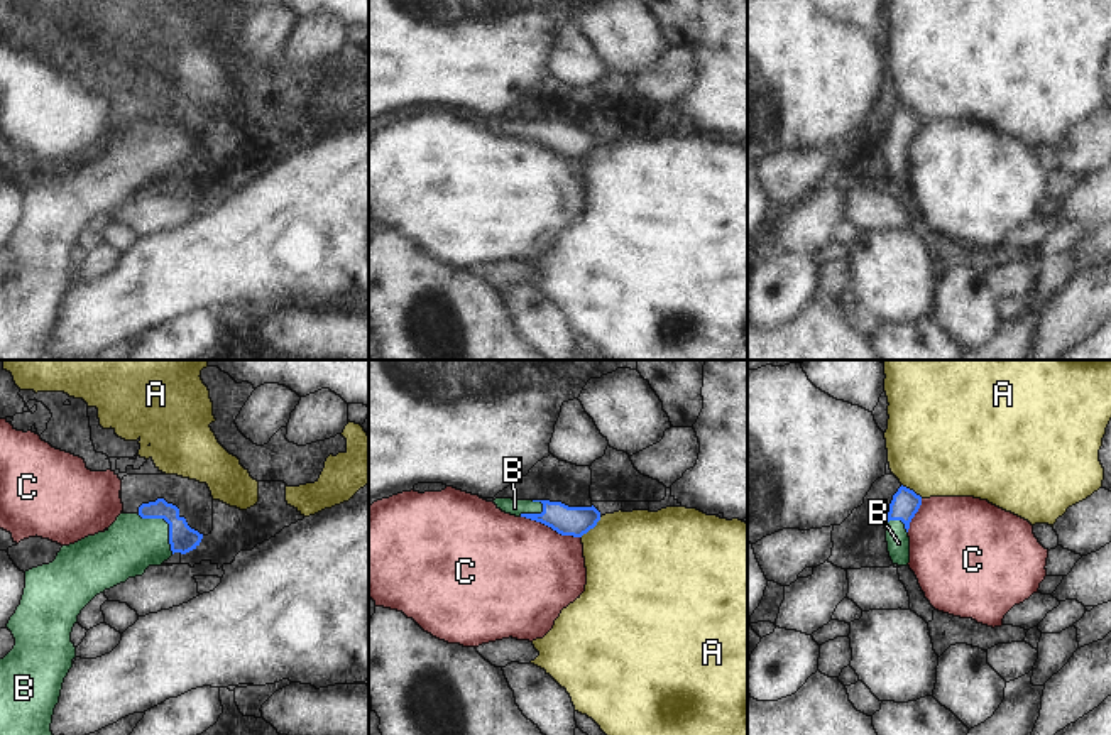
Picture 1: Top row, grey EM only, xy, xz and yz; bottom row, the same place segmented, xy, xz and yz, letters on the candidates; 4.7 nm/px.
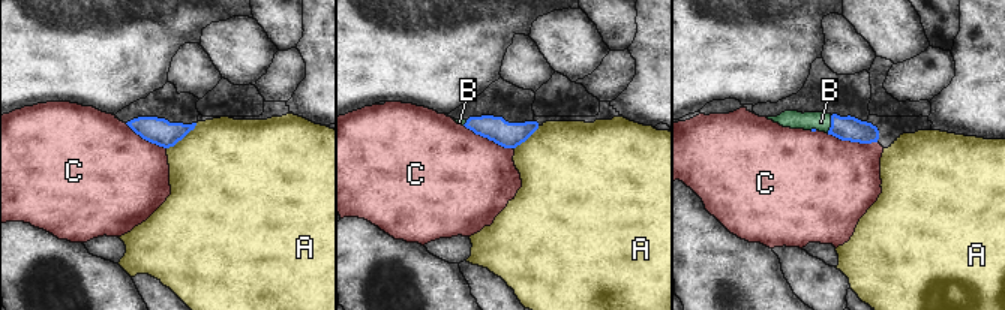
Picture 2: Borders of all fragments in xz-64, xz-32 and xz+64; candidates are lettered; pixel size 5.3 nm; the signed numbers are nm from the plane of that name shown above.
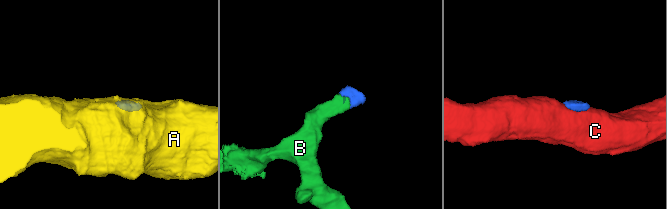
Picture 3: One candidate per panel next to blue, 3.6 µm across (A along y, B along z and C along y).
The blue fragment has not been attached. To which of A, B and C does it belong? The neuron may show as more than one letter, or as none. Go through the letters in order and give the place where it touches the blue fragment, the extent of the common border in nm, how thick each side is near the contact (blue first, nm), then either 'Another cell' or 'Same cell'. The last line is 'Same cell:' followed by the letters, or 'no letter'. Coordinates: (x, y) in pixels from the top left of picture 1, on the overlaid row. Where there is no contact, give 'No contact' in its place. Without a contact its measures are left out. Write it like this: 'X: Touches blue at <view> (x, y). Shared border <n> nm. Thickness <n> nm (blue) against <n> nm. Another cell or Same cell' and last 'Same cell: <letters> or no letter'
A: Touches blue at xz (591, 528). Shared border 140 nm. Thickness 140 nm (blue) against 440 nm. Another cell
B: Touches blue at xy (168, 522). Shared border 260 nm. Thickness 130 nm (blue) against 260 nm. Same cell
C: Touches blue at xz (552, 528). Shared border 300 nm. Thickness 140 nm (blue) against 500 nm. Another cell
Same cell: B.

